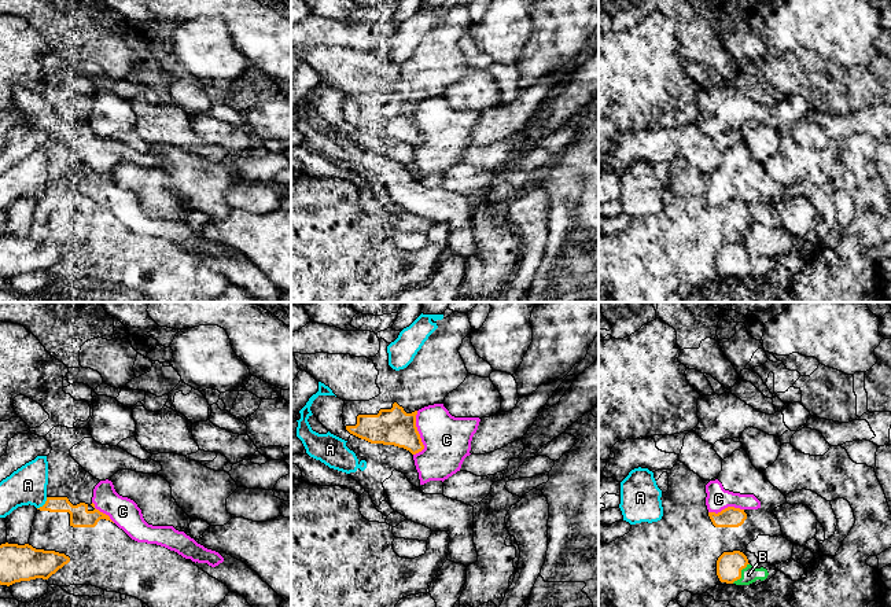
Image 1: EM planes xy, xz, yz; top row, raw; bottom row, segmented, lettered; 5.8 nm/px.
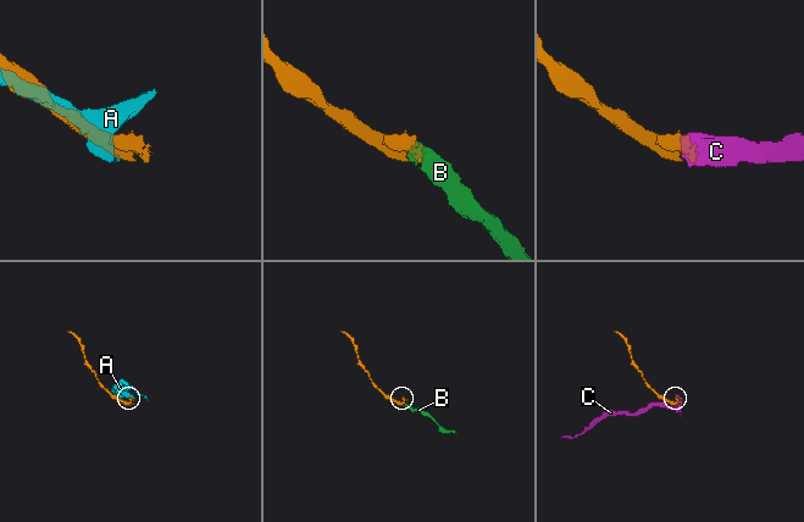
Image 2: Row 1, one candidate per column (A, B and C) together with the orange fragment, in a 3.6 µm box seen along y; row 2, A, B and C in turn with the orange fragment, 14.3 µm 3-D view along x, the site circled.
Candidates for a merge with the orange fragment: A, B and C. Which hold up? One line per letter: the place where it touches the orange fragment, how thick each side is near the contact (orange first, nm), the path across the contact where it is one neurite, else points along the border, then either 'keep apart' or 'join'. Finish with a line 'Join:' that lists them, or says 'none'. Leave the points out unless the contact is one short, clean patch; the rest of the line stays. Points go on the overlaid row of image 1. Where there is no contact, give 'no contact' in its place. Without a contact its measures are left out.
A: xy (44, 504) | 120/220 nm | along xy (47, 497), (37, 508) | keep apart
B: yz (740, 574) | 160/90 nm | across yz (729, 565), (740, 574), (748, 574) | join
C: xz (419, 434) | 220/280 nm | keep apart
Join: B

